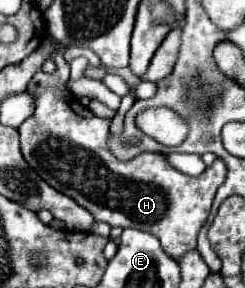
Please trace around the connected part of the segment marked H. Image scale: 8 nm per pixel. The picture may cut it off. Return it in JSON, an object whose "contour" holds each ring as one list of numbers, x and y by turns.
{"contour":[[51,39,51,43,55,45,57,51,49,59,57,65,57,71,51,75,35,73,29,87,39,87,37,89,37,109,19,127,21,153,23,153,25,161,29,163,29,167,35,169,39,173,39,177,43,181,47,181,53,189,61,191,63,195,75,199,81,207,85,207,95,217,95,221,109,223,111,227,123,227,123,229,133,227,139,231,147,231,161,241,163,251,167,251,167,255,171,255,171,257,181,257,185,253,195,251,199,229,205,225,209,211,211,211,213,197,223,183,223,175,225,175,223,161,217,159,201,175,191,177,191,175,183,175,181,171,169,167,165,157,157,155,157,153,141,153,129,161,117,159,109,149,111,119,101,119,101,117,93,115,85,105,75,107,77,99,73,99,73,107,71,107,71,93,67,93,67,89,65,89,65,81,69,79,69,65,63,59,65,47,57,45,53,39]]}

